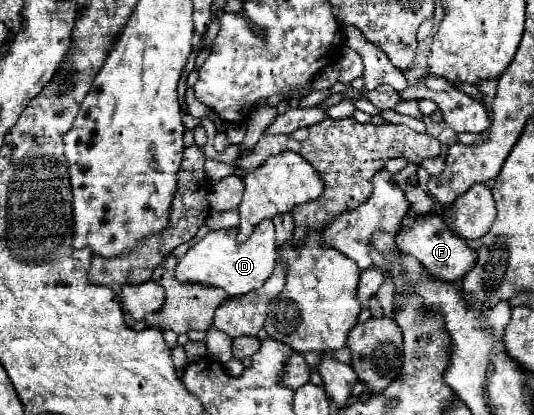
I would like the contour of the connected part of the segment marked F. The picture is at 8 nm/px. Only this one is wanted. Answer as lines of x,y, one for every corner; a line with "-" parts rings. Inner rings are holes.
432,214
432,216
426,216
426,218
418,218
414,226
410,226
408,230
400,232
396,236
396,248
414,256
426,270
432,278
438,278
438,280
446,280
446,282
452,282
452,280
458,280
462,278
474,264
476,264
476,250
472,250
466,240
458,238
458,234
454,234
438,214

